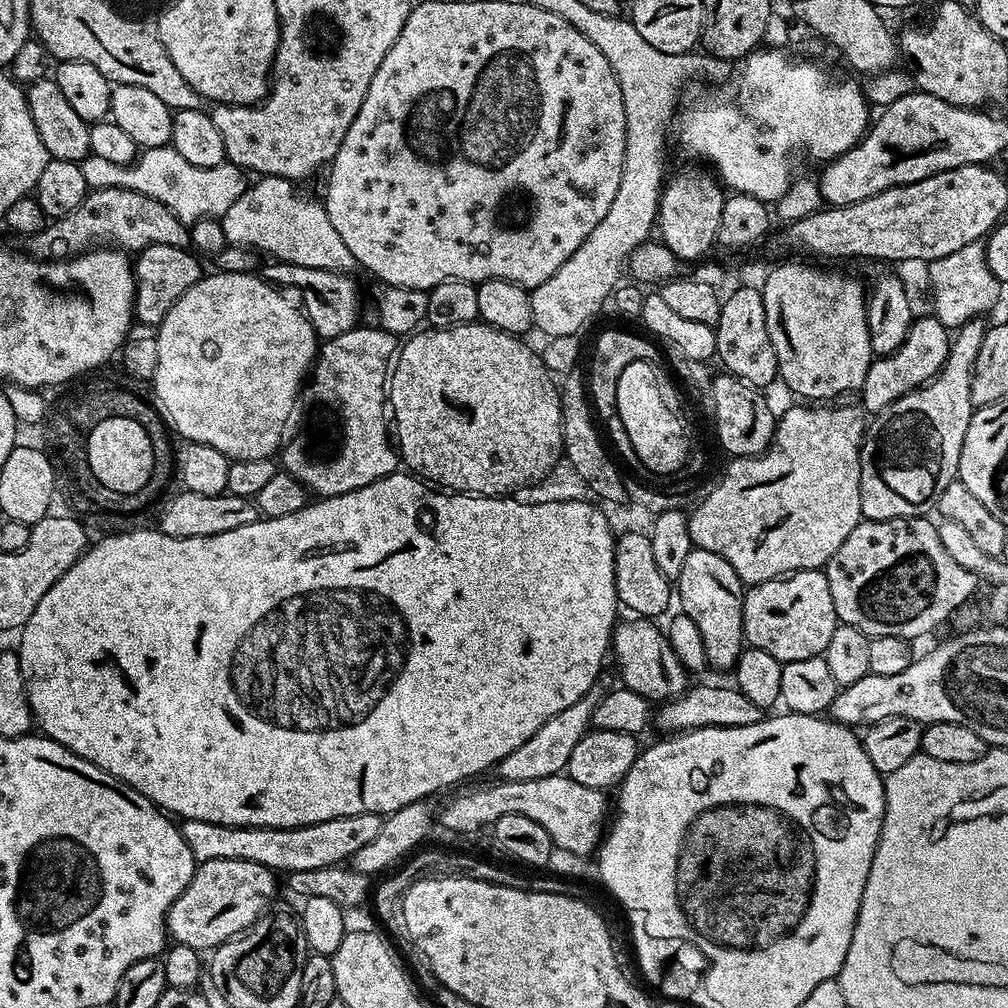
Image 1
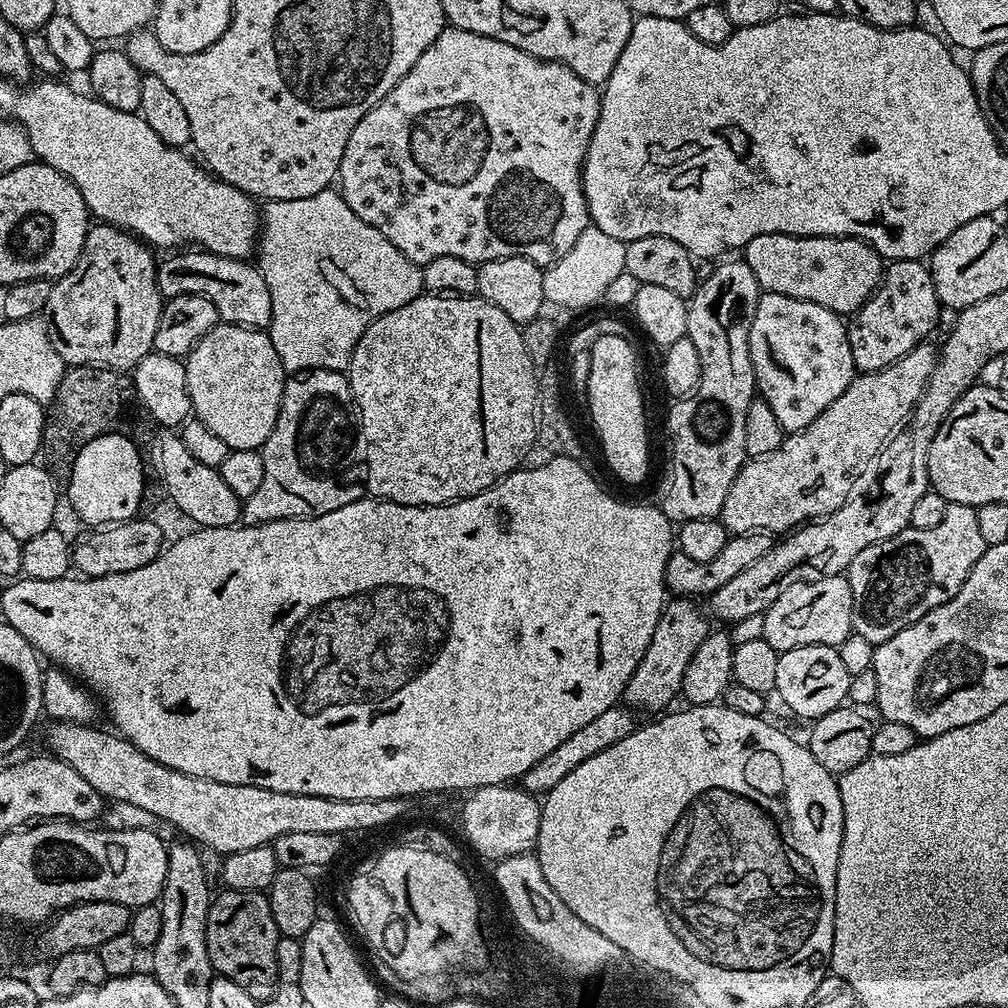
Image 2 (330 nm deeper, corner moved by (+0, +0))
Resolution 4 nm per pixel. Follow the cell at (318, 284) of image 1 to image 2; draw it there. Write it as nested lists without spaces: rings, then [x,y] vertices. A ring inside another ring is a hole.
[[[180,250],[165,256],[168,257],[161,259],[156,266],[156,281],[161,297],[202,294],[210,298],[210,302],[214,302],[214,310],[218,310],[221,321],[225,324],[240,324],[243,328],[261,330],[267,330],[271,326],[270,286],[266,286],[266,278],[255,263],[203,250]]]

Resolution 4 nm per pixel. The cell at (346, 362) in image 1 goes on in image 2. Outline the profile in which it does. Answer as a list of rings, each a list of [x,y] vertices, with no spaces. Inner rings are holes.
[[[308,368],[305,372],[291,373],[284,381],[284,393],[282,394],[282,402],[280,403],[280,413],[274,422],[274,430],[270,430],[270,438],[266,438],[262,455],[264,458],[264,473],[262,474],[262,486],[258,486],[258,490],[254,490],[254,494],[250,494],[242,504],[242,520],[244,524],[265,524],[266,522],[274,522],[275,520],[302,520],[313,516],[321,516],[327,512],[338,510],[342,506],[346,506],[355,500],[363,500],[366,496],[366,488],[363,483],[360,484],[344,484],[344,475],[351,470],[362,456],[362,441],[358,435],[358,420],[354,415],[354,401],[352,391],[348,385],[348,377],[344,372],[335,372],[334,370],[326,370],[325,368]]]

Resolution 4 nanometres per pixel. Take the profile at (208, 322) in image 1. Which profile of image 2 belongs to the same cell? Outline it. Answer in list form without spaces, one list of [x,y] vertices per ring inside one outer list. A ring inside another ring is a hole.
[[[216,324],[188,353],[184,360],[184,369],[195,419],[202,421],[213,434],[218,434],[218,438],[222,438],[222,442],[226,442],[230,450],[263,449],[280,413],[286,379],[284,367],[278,358],[278,350],[274,350],[274,342],[267,331],[243,328],[240,324]]]

